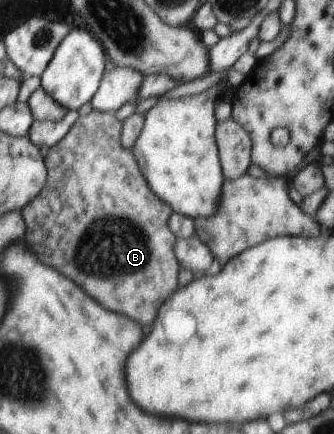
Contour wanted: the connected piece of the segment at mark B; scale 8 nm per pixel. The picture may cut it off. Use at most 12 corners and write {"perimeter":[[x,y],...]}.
{"perimeter":[[123,122],[50,149],[27,243],[151,325],[178,291],[174,212]]}

